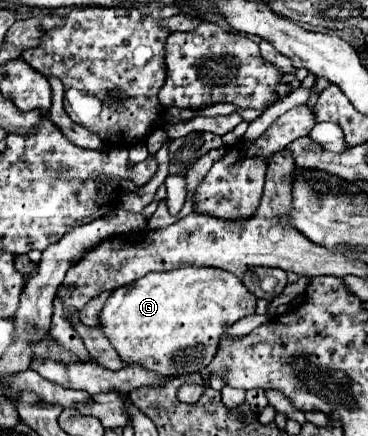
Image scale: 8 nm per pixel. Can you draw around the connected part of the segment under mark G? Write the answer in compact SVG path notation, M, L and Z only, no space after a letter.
M177 268L173 272L151 272L141 280L115 290L99 314L99 328L109 338L125 364L141 364L141 368L157 376L183 376L201 372L217 354L223 332L237 320L255 312L255 296L247 292L243 282L219 268Z

